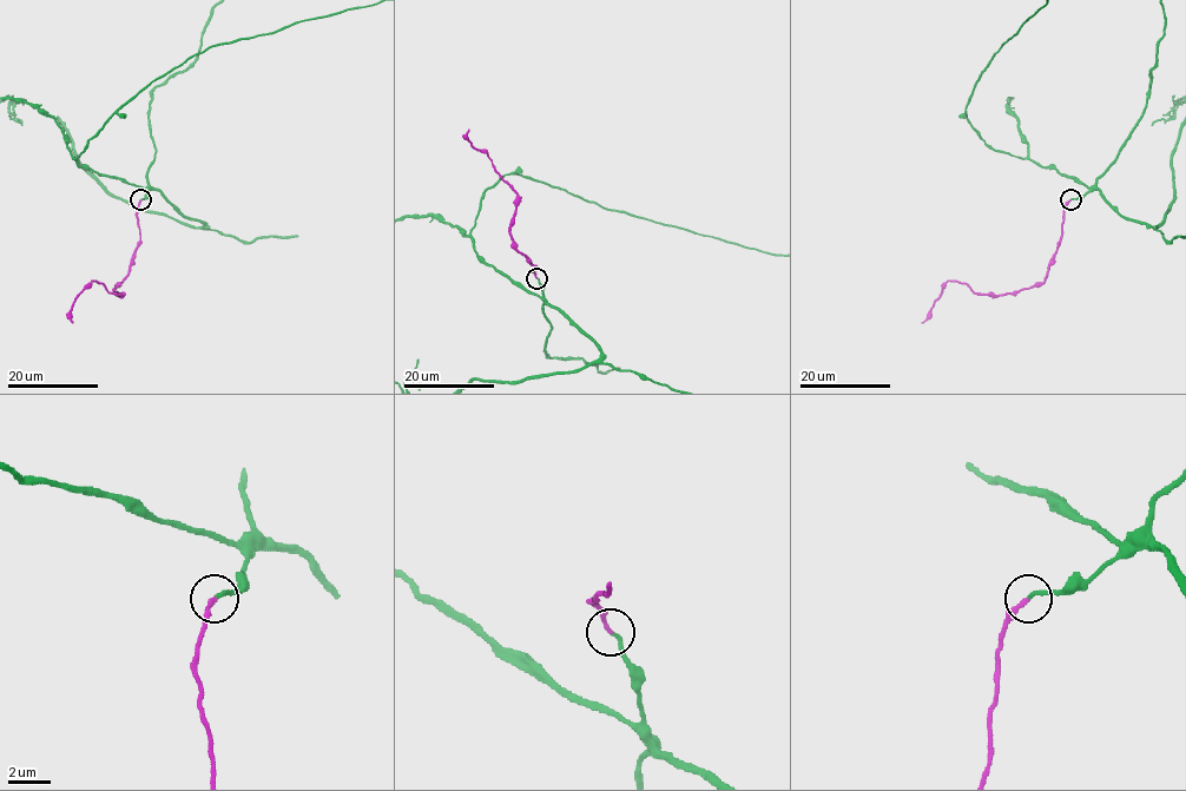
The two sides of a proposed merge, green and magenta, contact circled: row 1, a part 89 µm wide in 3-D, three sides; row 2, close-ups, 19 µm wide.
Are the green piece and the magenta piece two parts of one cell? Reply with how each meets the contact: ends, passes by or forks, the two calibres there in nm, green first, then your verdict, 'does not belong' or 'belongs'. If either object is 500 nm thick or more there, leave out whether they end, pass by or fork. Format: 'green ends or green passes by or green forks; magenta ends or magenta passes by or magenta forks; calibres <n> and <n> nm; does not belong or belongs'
green ends; magenta ends; calibres 190 and 200 nm; belongs

